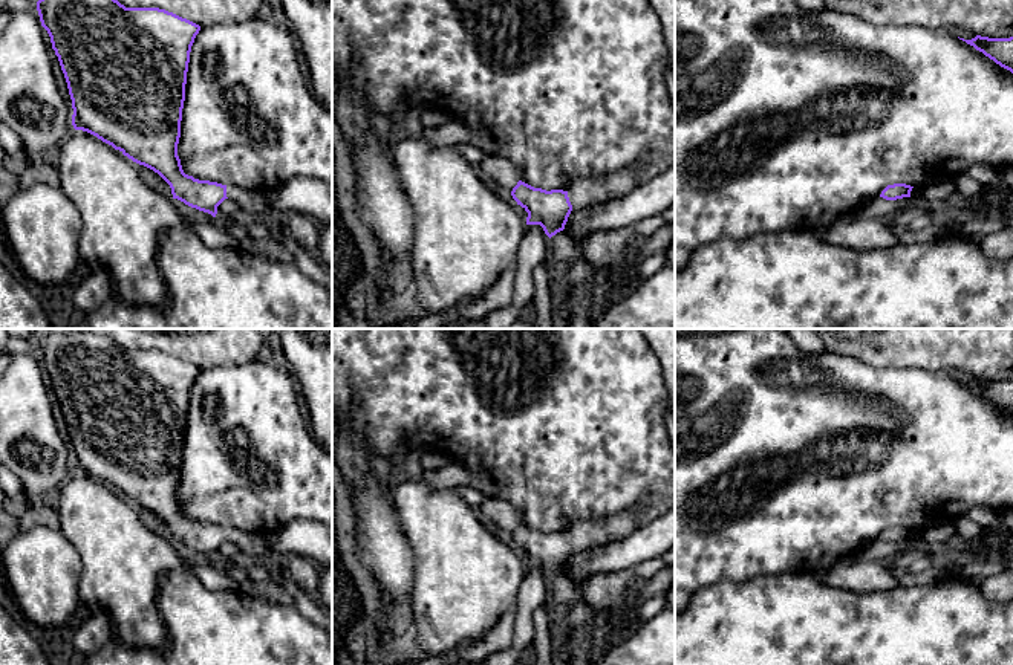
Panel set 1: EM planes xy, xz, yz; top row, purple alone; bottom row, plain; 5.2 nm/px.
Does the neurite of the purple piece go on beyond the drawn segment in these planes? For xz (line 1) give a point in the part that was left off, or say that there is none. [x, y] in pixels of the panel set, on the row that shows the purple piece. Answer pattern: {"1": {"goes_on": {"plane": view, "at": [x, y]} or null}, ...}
{"1": {"goes_on": {"plane": "xz", "at": [586, 191]}}}

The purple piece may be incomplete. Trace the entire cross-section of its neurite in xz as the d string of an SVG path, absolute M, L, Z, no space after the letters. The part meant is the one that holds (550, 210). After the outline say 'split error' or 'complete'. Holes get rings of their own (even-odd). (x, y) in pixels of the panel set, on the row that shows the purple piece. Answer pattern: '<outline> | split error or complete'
M638 167L601 177L580 179L568 191L546 191L519 180L511 196L528 212L526 225L540 225L551 238L565 229L572 209L606 203L634 191L638 187Z | split error

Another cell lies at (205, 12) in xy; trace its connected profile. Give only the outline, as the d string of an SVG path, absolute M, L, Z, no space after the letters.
M118 0L125 8L159 8L200 28L234 24L257 17L265 0Z

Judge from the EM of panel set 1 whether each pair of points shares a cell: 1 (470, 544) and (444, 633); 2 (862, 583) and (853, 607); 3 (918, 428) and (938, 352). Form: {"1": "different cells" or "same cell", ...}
{"1": "same cell", "2": "different cells", "3": "different cells"}

